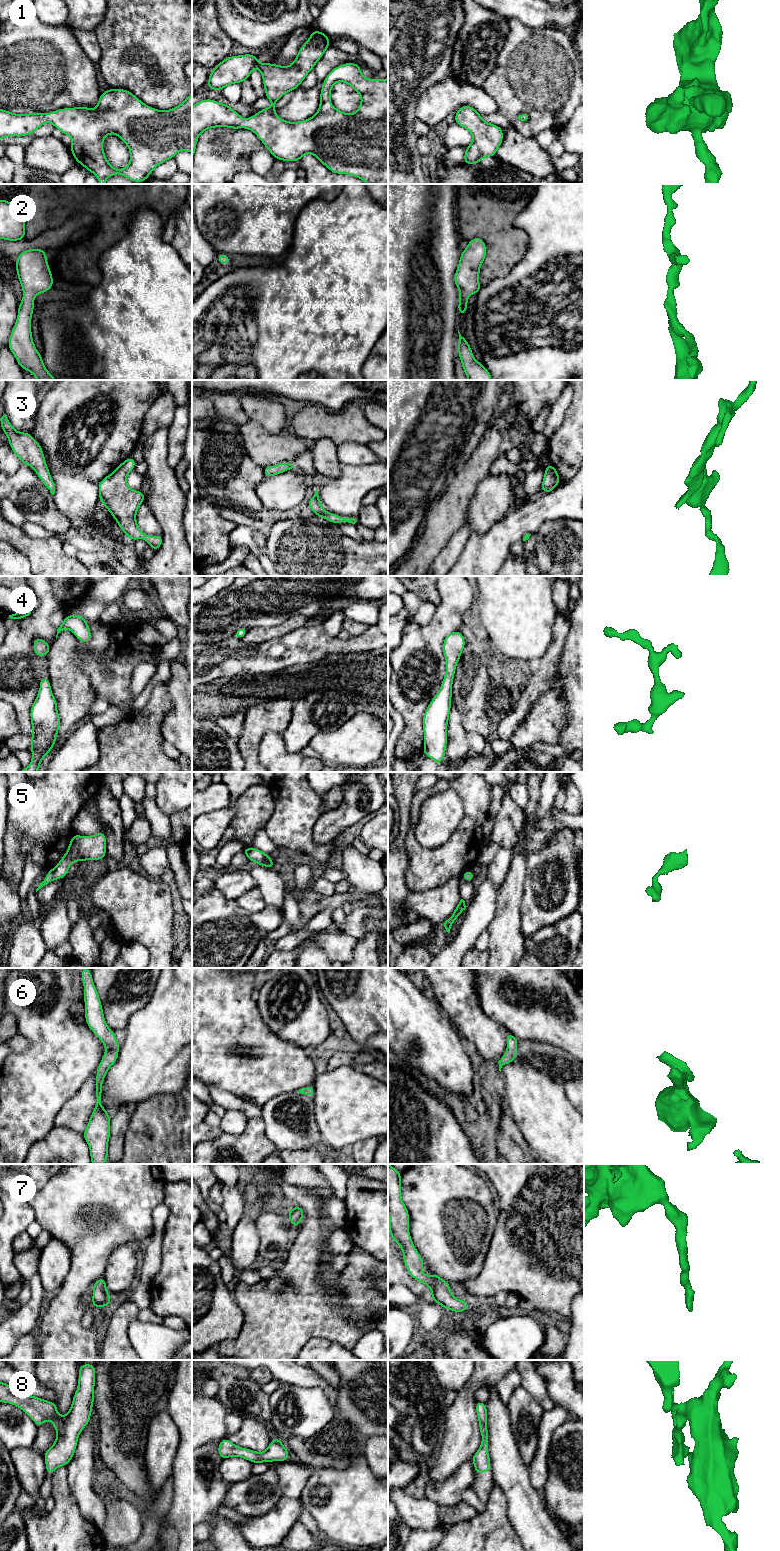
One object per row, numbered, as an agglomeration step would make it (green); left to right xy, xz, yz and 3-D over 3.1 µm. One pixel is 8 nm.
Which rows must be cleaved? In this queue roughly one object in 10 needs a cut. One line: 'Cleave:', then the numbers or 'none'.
Cleave: none

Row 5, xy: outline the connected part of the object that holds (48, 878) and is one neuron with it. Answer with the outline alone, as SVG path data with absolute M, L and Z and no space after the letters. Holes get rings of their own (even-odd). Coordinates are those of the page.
M100 831L93 836L73 834L68 849L60 862L50 871L40 883L36 892L52 880L64 878L70 865L75 861L101 860L106 857L106 836Z

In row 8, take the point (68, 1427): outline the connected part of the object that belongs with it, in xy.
M93 1364L79 1366L78 1388L65 1416L58 1414L55 1402L34 1397L0 1382L0 1402L10 1403L22 1409L38 1427L46 1420L52 1421L57 1438L43 1454L48 1474L53 1474L60 1466L68 1465L76 1450L79 1434L90 1421L94 1403L95 1368Z

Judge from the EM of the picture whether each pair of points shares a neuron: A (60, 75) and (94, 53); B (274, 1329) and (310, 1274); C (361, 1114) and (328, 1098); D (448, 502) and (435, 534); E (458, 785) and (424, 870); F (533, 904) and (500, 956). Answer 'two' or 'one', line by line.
A: two
B: one
C: one
D: one
E: one
F: two

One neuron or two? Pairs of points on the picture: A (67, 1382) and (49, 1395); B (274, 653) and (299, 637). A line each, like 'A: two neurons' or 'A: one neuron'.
A: two neurons
B: one neuron

